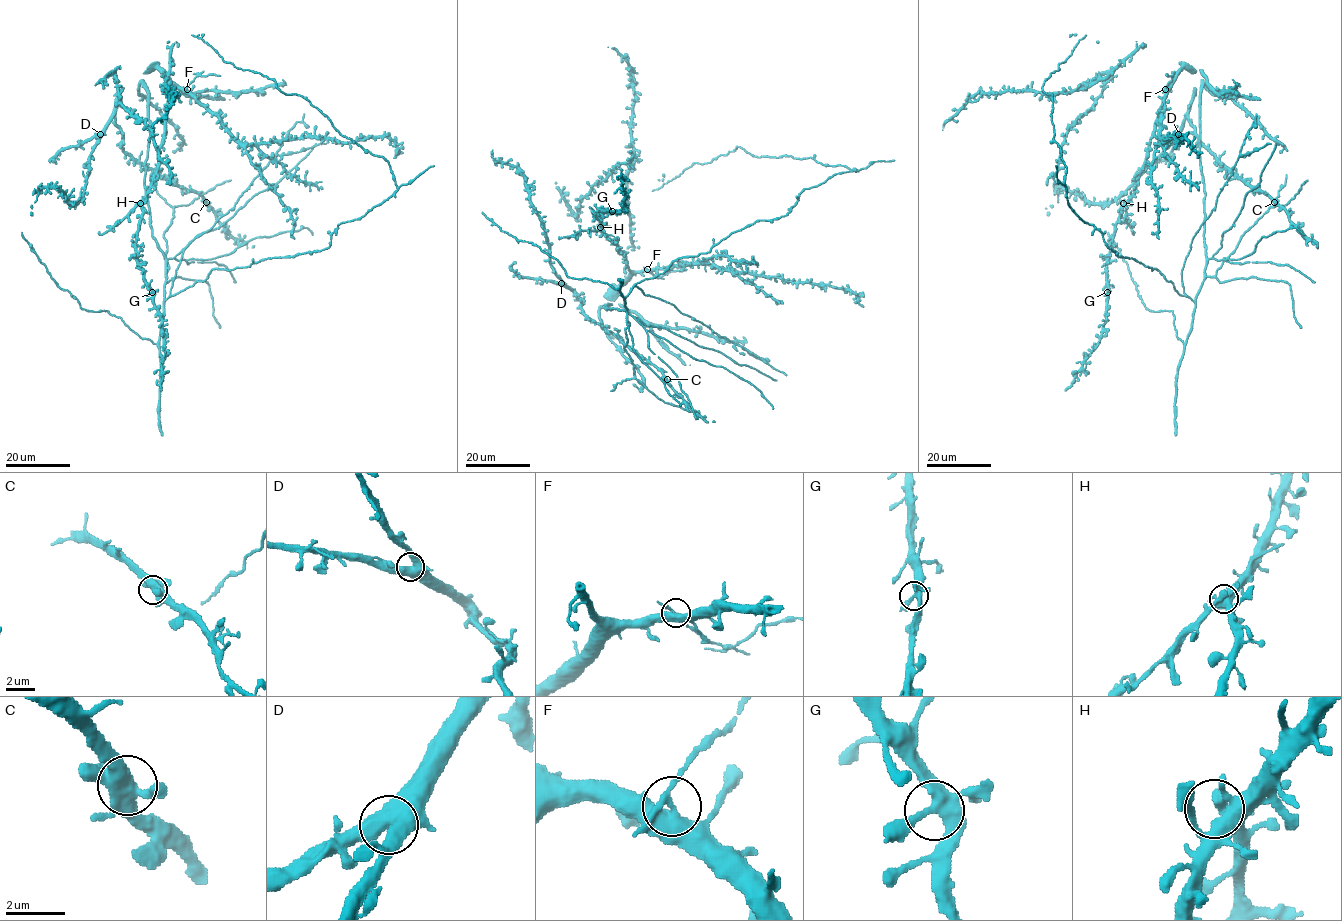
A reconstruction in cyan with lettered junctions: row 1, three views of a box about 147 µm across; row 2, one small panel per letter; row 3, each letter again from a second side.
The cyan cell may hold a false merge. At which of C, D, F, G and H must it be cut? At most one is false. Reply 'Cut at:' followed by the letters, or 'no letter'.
Cut at: F

